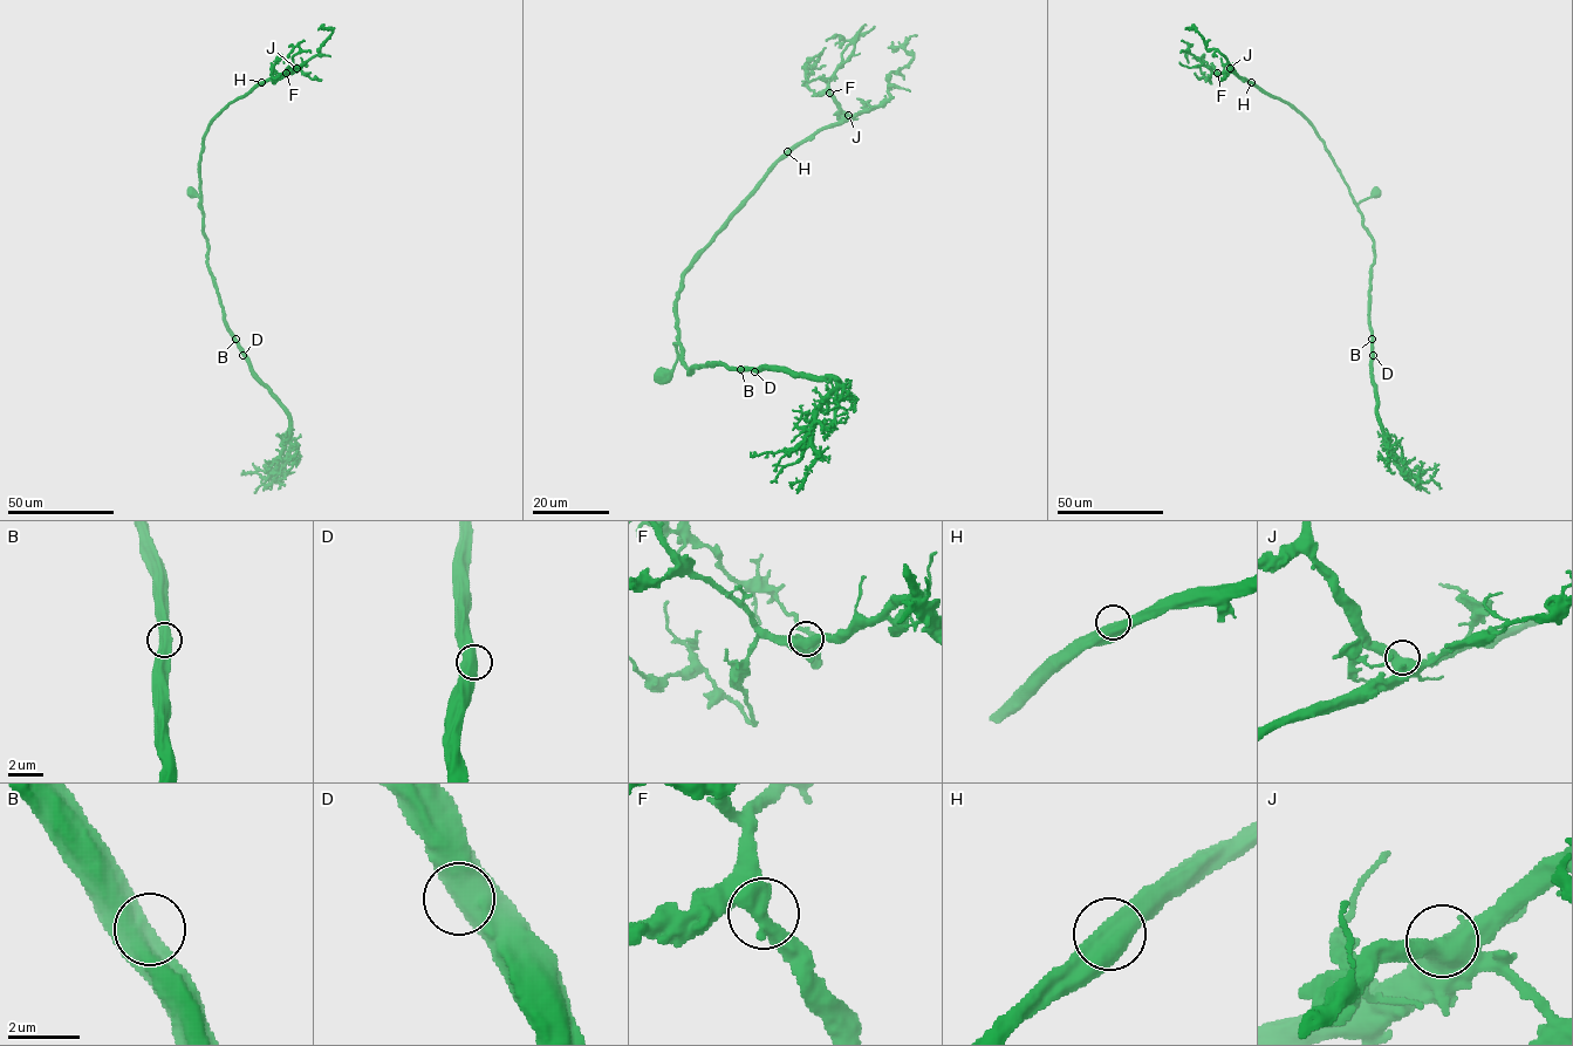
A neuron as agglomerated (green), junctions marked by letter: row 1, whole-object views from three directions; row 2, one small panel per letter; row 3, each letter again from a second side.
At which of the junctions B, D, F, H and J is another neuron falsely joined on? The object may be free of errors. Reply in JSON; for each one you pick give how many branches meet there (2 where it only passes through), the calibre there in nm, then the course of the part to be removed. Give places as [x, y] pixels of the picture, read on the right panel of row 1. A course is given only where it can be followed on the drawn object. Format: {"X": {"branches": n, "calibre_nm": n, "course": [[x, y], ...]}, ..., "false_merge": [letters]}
{"false_merge": []}

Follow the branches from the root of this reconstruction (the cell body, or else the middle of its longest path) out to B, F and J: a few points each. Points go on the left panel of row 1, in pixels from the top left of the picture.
B: (191, 193), (200, 199), (207, 265), (223, 321), (236, 339)
F: (191, 193), (200, 199), (200, 209), (200, 152), (209, 125), (230, 102), (259, 84), (293, 72), (286, 73)
J: (191, 193), (200, 199), (200, 209), (200, 152), (209, 125), (236, 100), (296, 68)

